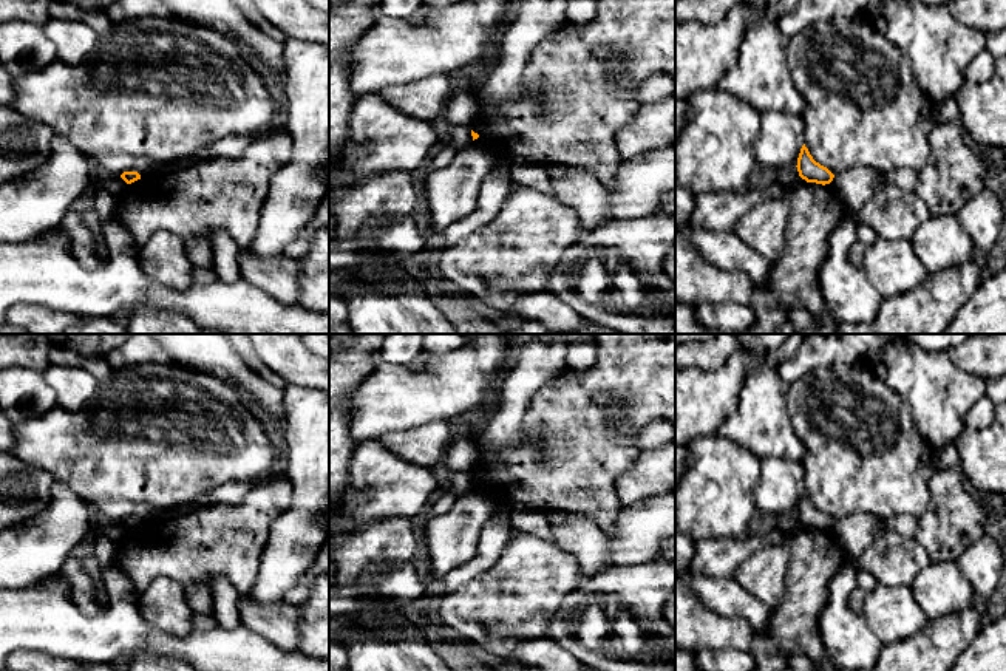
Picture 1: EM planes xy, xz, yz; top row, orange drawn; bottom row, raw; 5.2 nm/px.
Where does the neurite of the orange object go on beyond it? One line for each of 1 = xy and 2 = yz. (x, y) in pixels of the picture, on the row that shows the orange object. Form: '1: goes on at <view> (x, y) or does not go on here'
1: does not go on here
2: does not go on here

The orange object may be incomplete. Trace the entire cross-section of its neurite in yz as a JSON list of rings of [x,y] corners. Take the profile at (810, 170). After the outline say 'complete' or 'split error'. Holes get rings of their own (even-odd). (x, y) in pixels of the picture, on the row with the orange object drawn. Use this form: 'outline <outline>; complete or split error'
outline [[[805,144],[800,148],[799,158],[797,158],[797,172],[802,179],[807,182],[816,182],[816,184],[830,184],[834,178],[834,175],[819,162],[813,159]]]; complete

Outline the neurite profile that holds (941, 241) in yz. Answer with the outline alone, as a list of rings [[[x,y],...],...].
[[[957,215],[930,216],[913,233],[912,244],[929,274],[967,263],[977,252]]]

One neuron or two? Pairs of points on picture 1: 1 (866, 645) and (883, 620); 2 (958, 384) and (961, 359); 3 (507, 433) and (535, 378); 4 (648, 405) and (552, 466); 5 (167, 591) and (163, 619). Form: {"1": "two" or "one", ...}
{"1": "two", "2": "two", "3": "one", "4": "one", "5": "one"}

